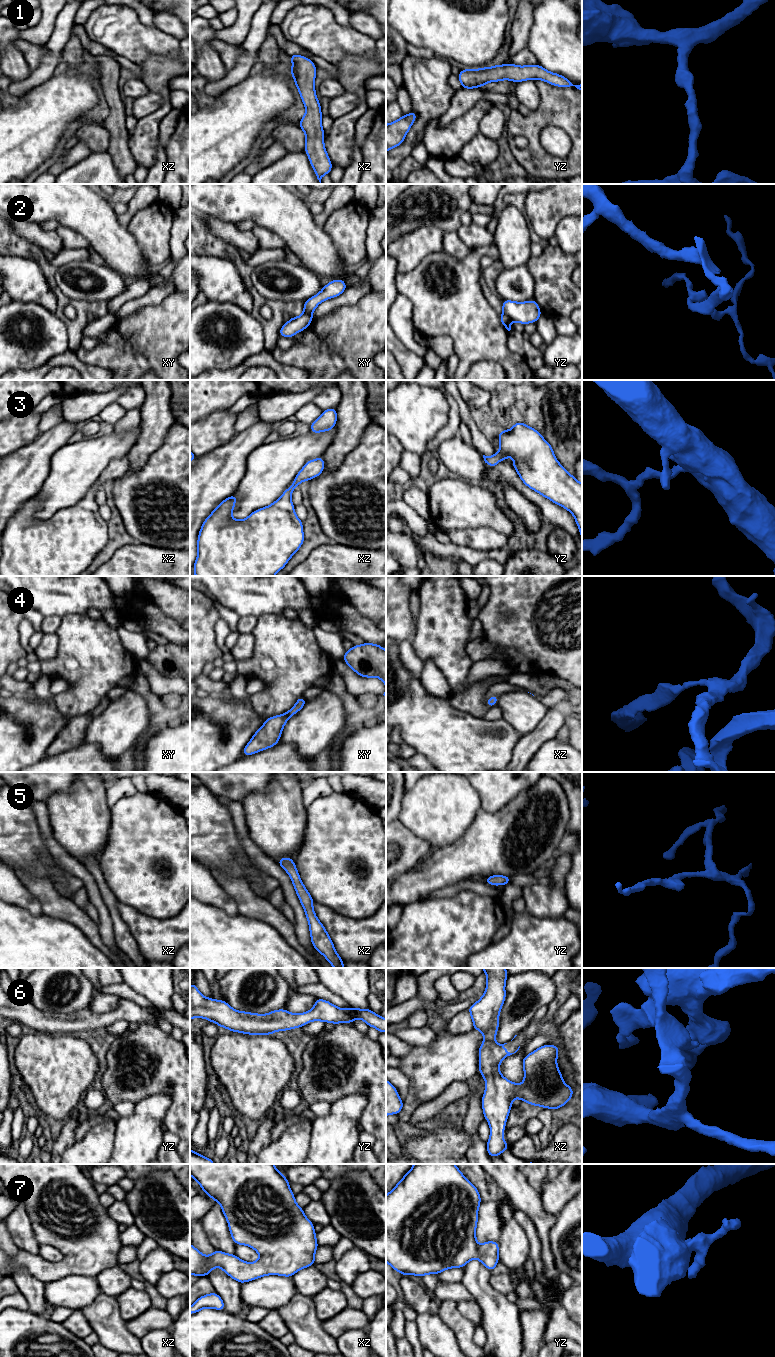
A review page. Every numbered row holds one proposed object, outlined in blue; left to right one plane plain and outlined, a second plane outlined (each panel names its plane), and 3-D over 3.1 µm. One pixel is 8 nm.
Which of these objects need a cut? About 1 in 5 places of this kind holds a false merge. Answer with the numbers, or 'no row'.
2

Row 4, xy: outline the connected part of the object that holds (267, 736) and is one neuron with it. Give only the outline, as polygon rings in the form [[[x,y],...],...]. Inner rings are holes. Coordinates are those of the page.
[[[300,696],[290,710],[281,715],[267,718],[263,726],[254,733],[251,740],[244,747],[242,756],[250,756],[278,744],[286,722],[298,713],[306,703],[305,698]]]

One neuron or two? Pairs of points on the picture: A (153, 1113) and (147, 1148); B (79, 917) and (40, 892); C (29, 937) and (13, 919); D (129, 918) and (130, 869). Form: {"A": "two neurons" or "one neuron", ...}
{"A": "one neuron", "B": "one neuron", "C": "one neuron", "D": "two neurons"}

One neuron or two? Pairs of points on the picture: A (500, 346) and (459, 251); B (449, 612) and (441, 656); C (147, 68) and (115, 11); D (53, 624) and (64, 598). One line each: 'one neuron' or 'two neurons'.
A: two neurons
B: one neuron
C: two neurons
D: two neurons

